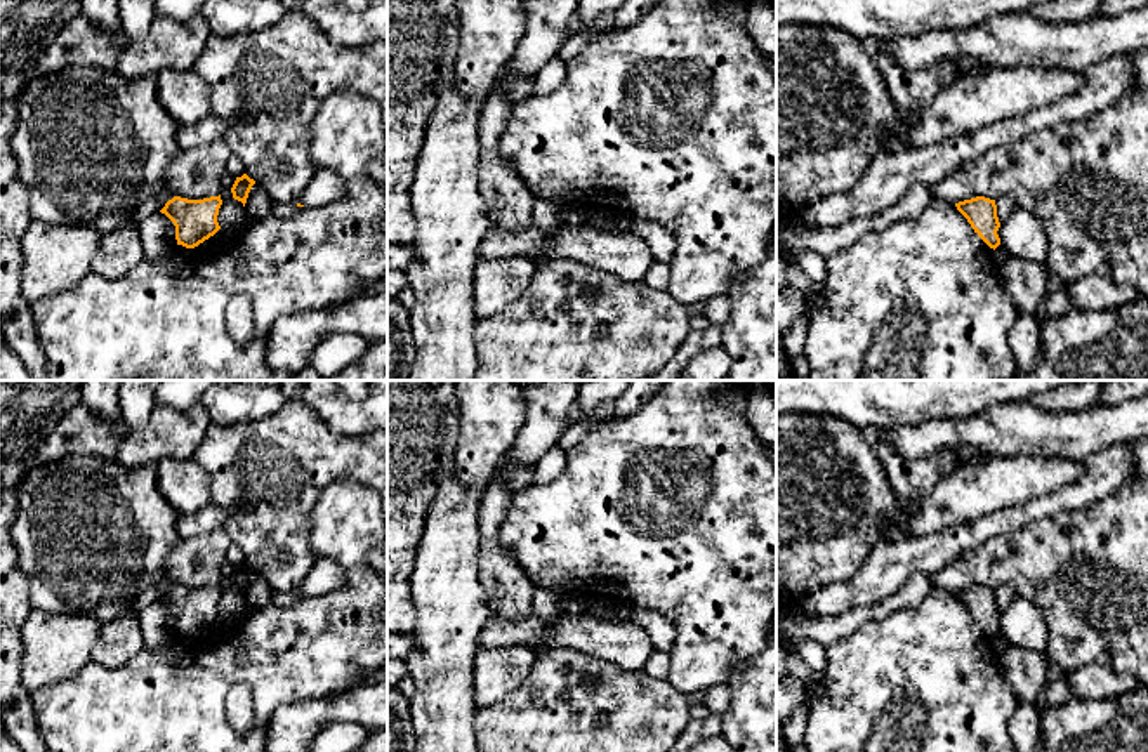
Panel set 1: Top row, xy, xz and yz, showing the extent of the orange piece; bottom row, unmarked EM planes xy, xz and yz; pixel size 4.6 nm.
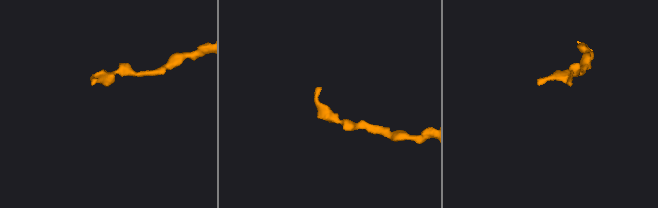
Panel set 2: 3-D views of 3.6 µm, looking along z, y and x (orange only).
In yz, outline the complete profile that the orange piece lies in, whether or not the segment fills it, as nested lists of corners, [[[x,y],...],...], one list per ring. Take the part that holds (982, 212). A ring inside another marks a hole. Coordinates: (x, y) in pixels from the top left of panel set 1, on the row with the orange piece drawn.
[[[976,196],[959,201],[955,207],[990,248],[995,250],[1000,245],[1000,238],[997,234],[1000,222],[997,217],[995,200]]]

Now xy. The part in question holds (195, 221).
[[[221,195],[203,200],[174,196],[160,212],[174,222],[177,245],[195,248],[221,229],[217,222],[221,205]]]

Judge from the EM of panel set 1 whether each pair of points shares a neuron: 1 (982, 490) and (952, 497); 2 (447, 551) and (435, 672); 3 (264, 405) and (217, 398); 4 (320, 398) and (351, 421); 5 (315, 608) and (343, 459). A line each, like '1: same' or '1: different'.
1: same
2: same
3: same
4: same
5: different

